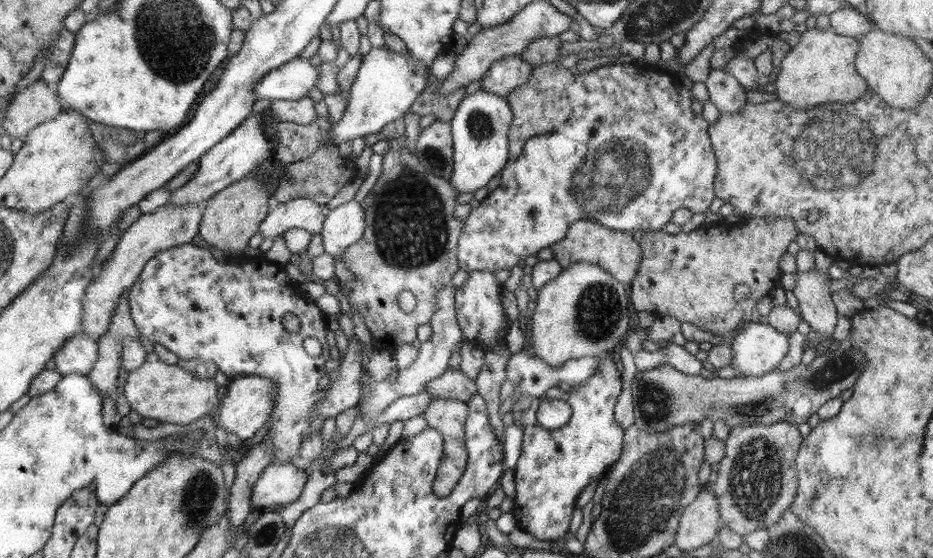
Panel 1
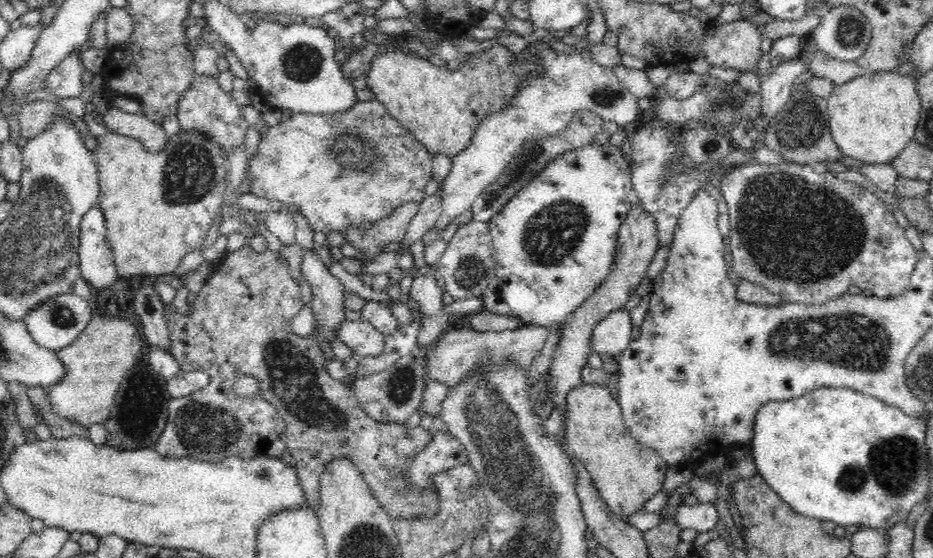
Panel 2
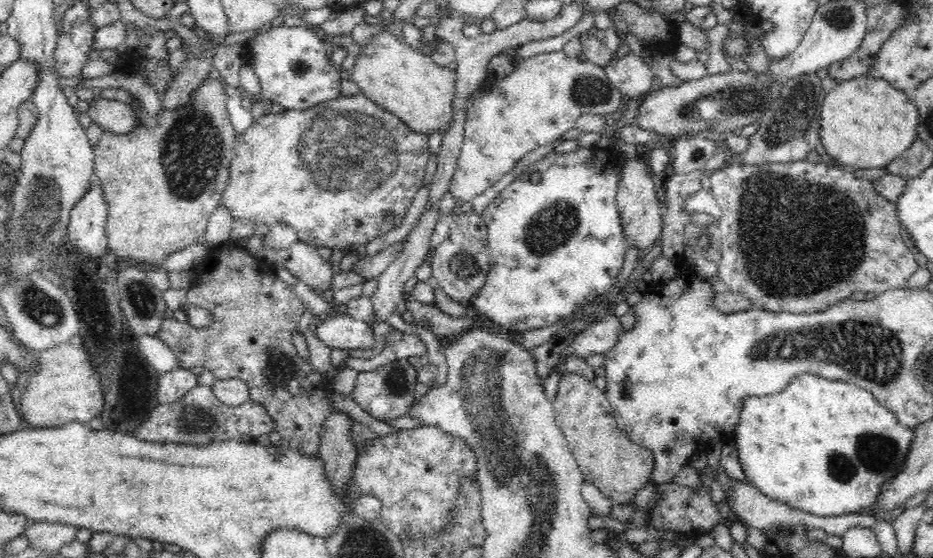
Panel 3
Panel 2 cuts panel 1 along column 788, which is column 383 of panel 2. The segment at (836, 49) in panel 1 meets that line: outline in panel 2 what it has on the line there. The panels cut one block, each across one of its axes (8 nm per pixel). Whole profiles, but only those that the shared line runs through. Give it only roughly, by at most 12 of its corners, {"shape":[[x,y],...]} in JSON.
{"shape":[[498,43],[459,70],[390,49],[367,88],[432,154],[454,158],[505,109],[522,65]]}

